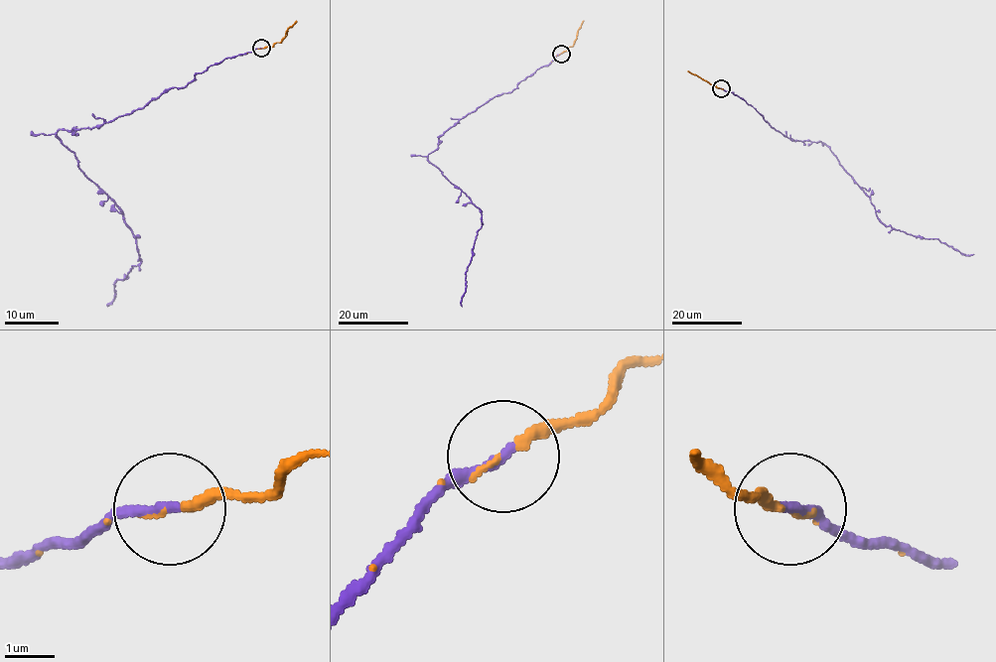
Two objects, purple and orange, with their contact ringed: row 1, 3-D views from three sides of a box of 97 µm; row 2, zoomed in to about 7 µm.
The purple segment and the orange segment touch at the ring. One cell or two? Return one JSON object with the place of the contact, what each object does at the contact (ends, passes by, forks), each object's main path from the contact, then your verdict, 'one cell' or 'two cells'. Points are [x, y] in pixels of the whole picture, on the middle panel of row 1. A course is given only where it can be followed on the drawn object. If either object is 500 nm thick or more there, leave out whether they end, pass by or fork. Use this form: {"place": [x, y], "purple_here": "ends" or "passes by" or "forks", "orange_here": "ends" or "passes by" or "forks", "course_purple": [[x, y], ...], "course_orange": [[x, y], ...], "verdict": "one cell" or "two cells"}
{"place": [561, 54], "purple_here": "ends", "orange_here": "passes by", "course_purple": [[560, 54], [510, 92], [498, 94], [462, 117], [427, 157], [482, 215], [462, 307]], "course_orange": [[560, 54], [573, 46], [583, 21]], "verdict": "one cell"}

